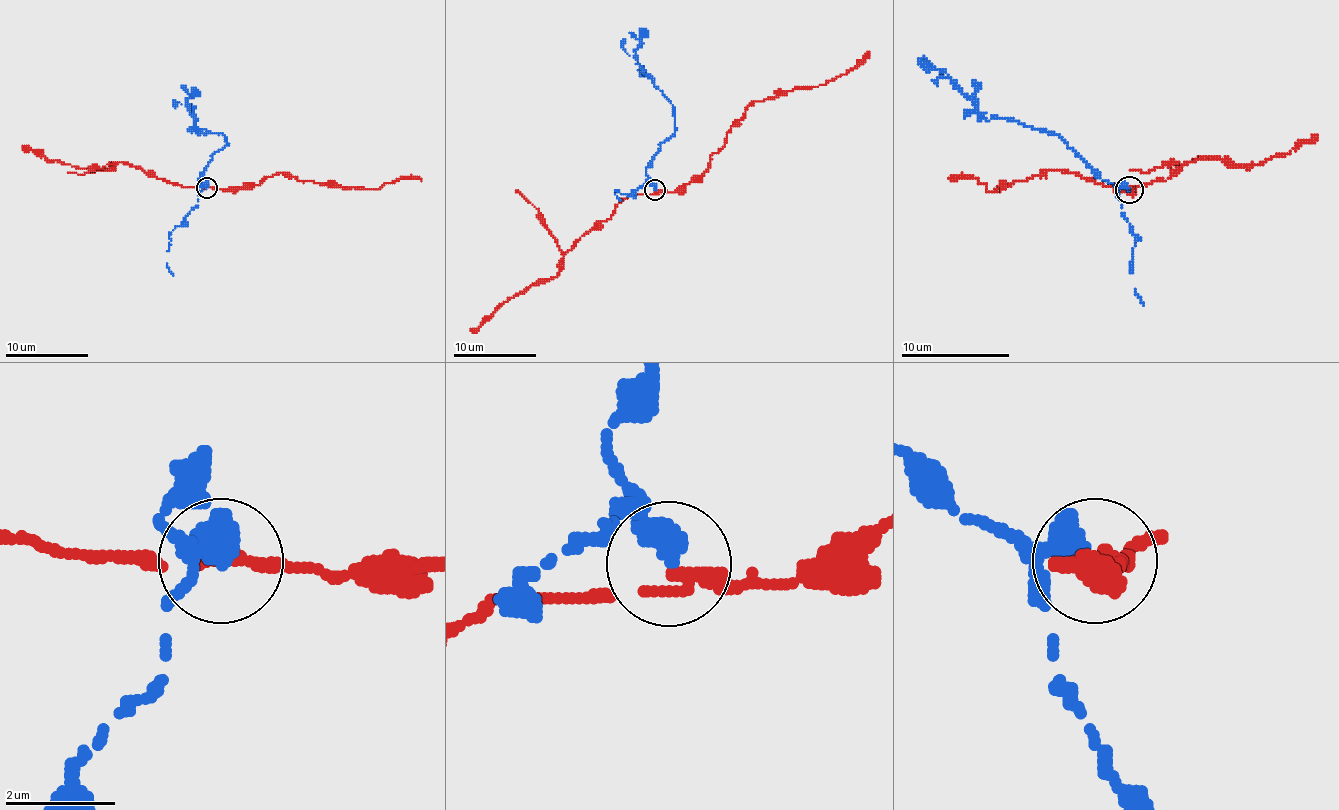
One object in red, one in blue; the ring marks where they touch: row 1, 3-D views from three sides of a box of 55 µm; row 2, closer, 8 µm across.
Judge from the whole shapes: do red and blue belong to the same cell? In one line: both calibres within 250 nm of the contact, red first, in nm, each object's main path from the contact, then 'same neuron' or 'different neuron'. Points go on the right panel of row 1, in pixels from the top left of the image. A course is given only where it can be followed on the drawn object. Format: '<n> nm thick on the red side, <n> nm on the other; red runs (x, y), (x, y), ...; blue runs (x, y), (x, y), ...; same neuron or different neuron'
200 nm thick on the red side, 400 nm on the other; red runs (1130, 189), (1132, 191), (1116, 191), (1081, 175), (1054, 170), (1013, 181), (991, 191), (975, 178), (948, 178); blue runs (1130, 189), (1116, 189), (1100, 178), (1054, 132), (1024, 126), (1010, 118), (989, 121), (951, 77), (924, 56); different neuron

